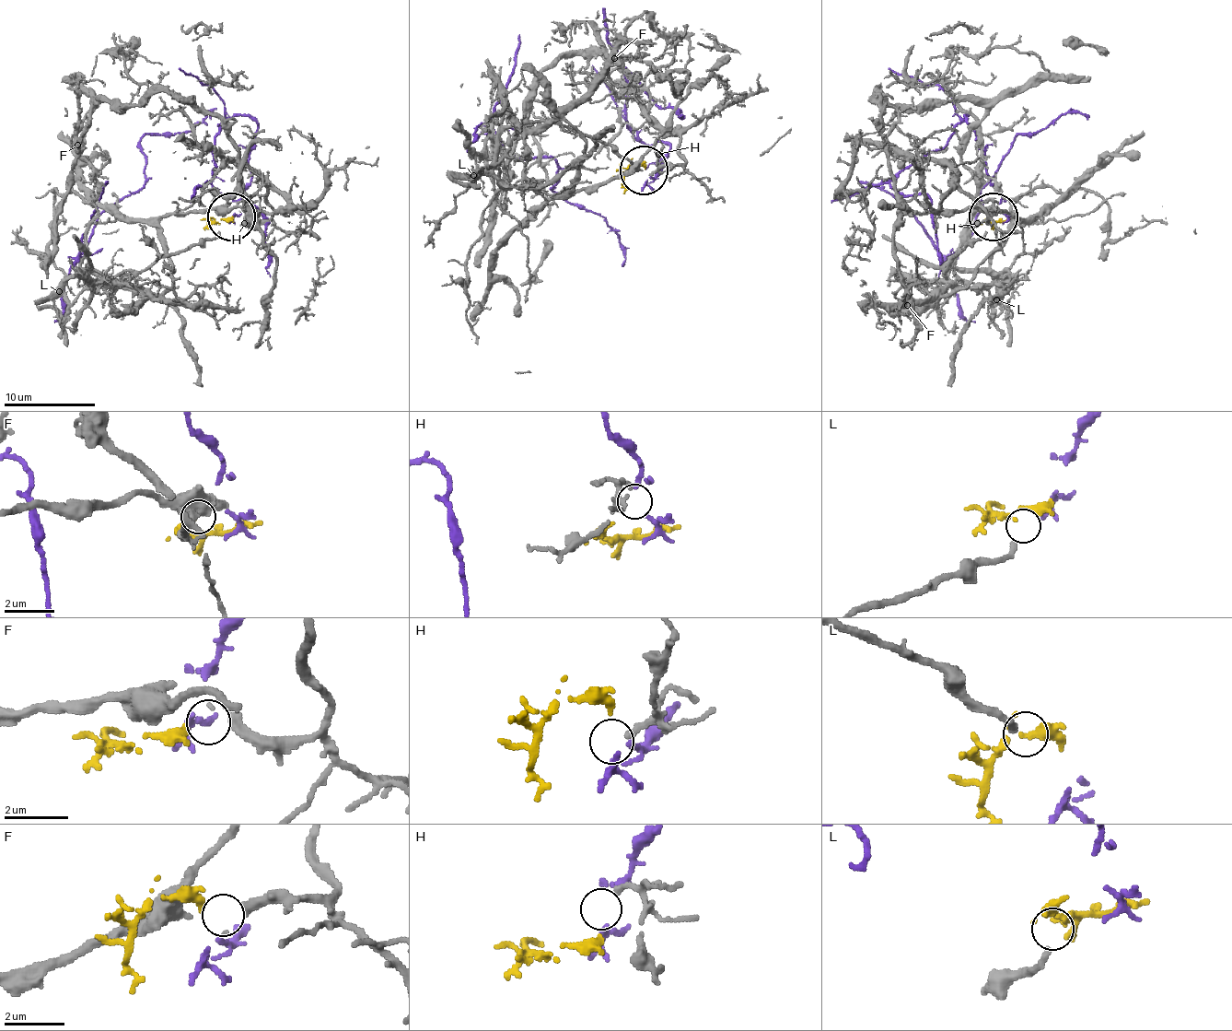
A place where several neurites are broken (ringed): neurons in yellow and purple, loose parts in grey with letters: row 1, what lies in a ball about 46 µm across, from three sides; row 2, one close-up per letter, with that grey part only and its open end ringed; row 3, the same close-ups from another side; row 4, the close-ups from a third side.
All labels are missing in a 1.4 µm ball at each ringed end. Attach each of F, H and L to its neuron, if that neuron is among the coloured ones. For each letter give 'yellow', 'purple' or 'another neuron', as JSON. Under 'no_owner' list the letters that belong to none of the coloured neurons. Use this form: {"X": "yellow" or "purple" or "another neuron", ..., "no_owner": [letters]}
{"F": "yellow", "H": "another neuron", "L": "another neuron", "no_owner": ["H", "L"]}

